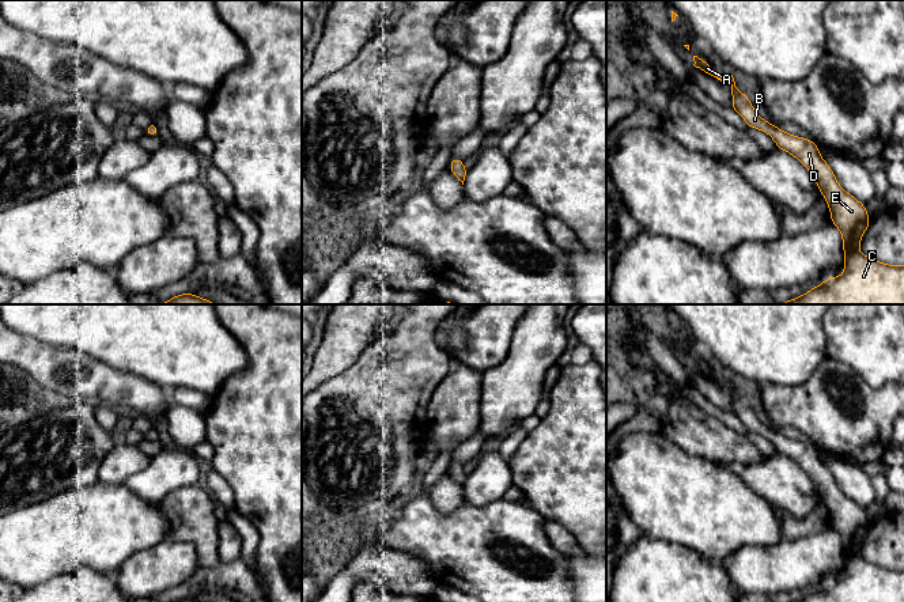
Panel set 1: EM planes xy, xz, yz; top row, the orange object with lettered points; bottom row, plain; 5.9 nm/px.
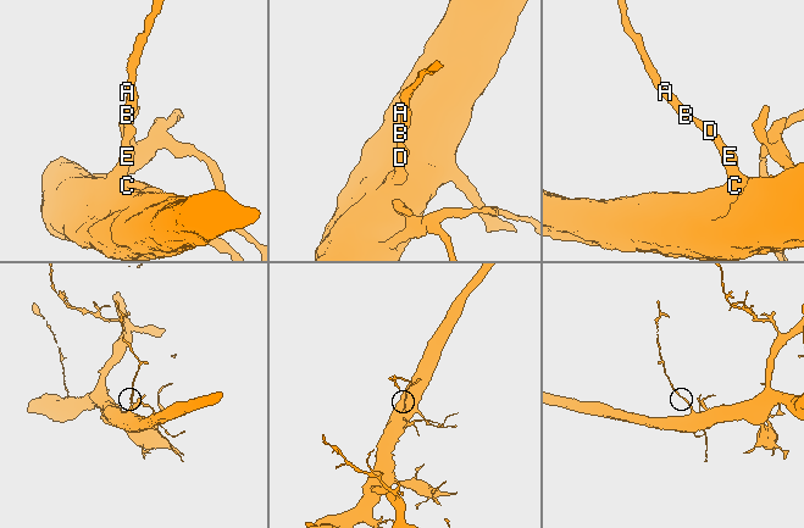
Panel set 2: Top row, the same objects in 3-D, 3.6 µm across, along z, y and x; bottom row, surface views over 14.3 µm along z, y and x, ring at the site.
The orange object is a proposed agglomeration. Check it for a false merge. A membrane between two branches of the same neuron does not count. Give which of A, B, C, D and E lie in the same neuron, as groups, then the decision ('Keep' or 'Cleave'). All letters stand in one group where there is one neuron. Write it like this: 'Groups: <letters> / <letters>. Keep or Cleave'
Groups: A B C D E. Keep

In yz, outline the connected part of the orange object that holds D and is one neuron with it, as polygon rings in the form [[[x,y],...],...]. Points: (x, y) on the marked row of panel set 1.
[[[693,56],[693,61],[696,68],[720,82],[729,82],[731,84],[731,107],[745,120],[748,126],[768,133],[779,149],[787,151],[795,156],[809,170],[831,209],[831,222],[841,232],[846,265],[844,273],[833,279],[827,279],[818,287],[809,289],[805,295],[797,299],[788,299],[782,304],[904,304],[904,265],[886,265],[877,260],[869,258],[859,251],[862,235],[870,226],[867,211],[860,201],[843,190],[836,181],[832,169],[821,158],[816,143],[803,137],[788,135],[787,132],[763,120],[749,102],[749,98],[738,90],[733,75],[726,79],[720,79],[715,75],[707,61],[699,58],[697,56]]]

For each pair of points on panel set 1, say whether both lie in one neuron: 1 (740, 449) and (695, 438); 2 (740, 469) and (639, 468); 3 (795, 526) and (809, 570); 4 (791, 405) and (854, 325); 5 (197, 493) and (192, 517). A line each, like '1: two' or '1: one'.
1: one
2: two
3: two
4: two
5: one

